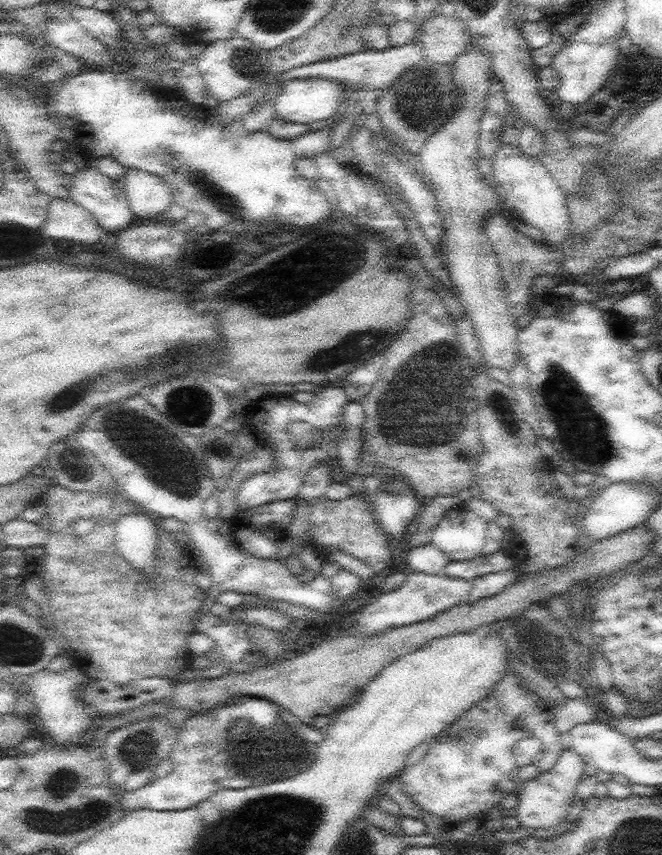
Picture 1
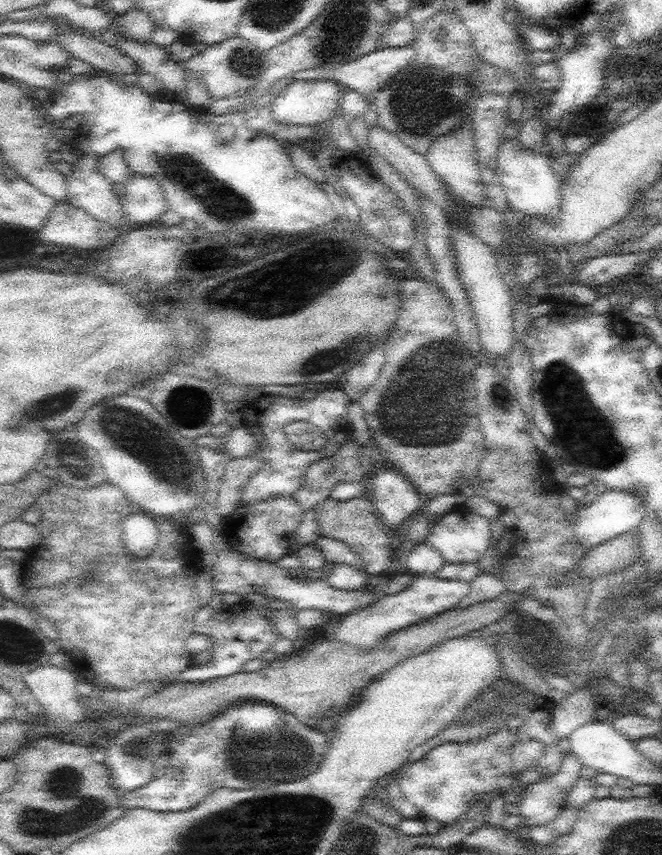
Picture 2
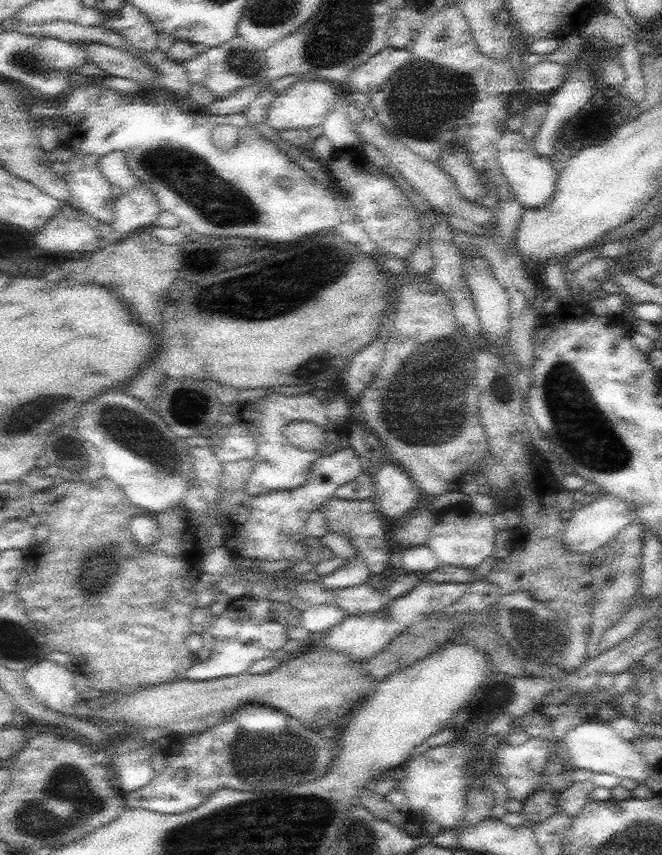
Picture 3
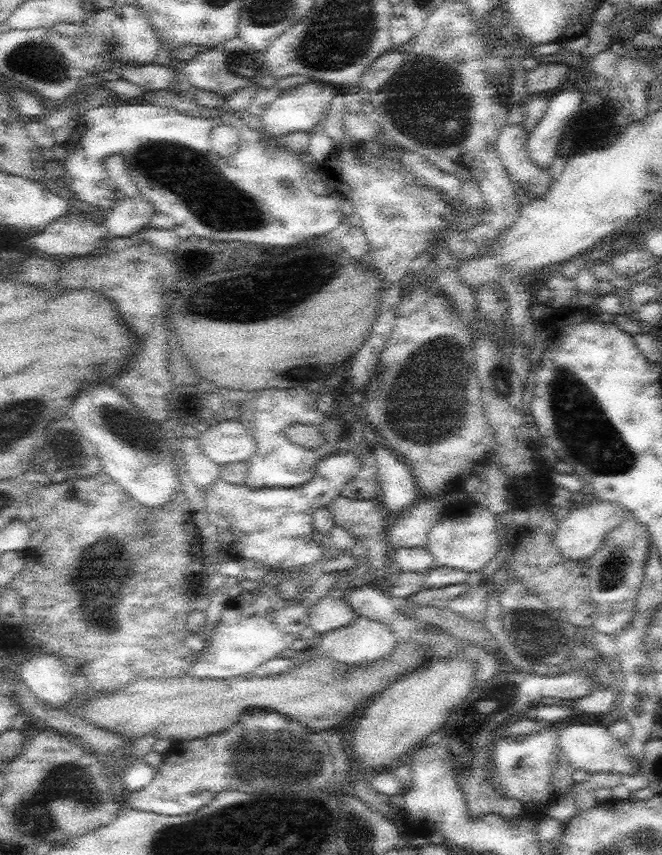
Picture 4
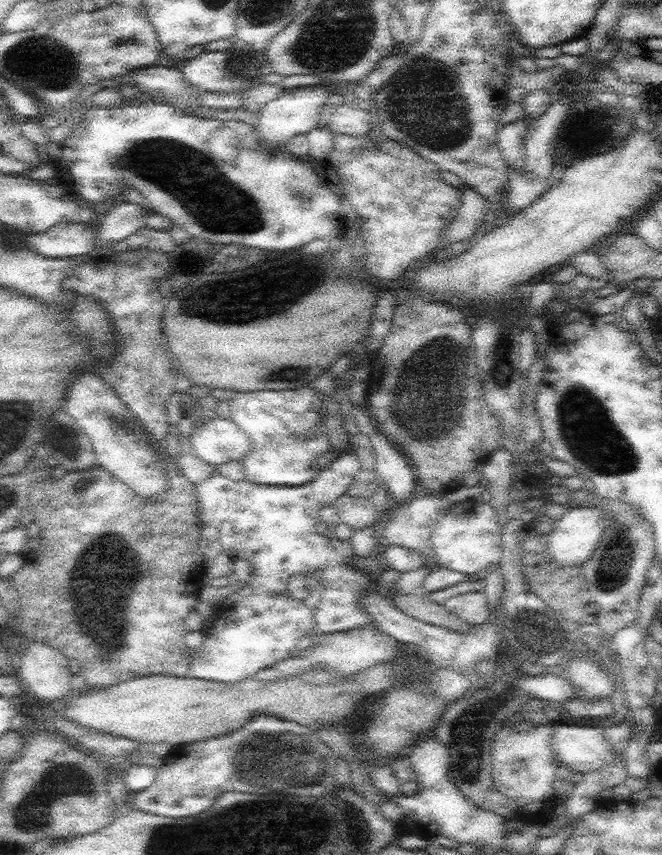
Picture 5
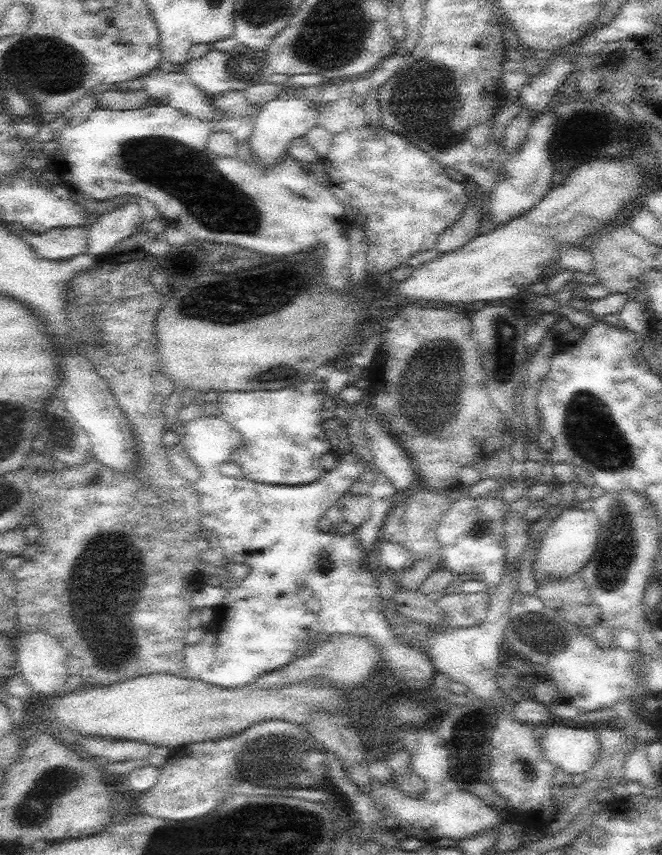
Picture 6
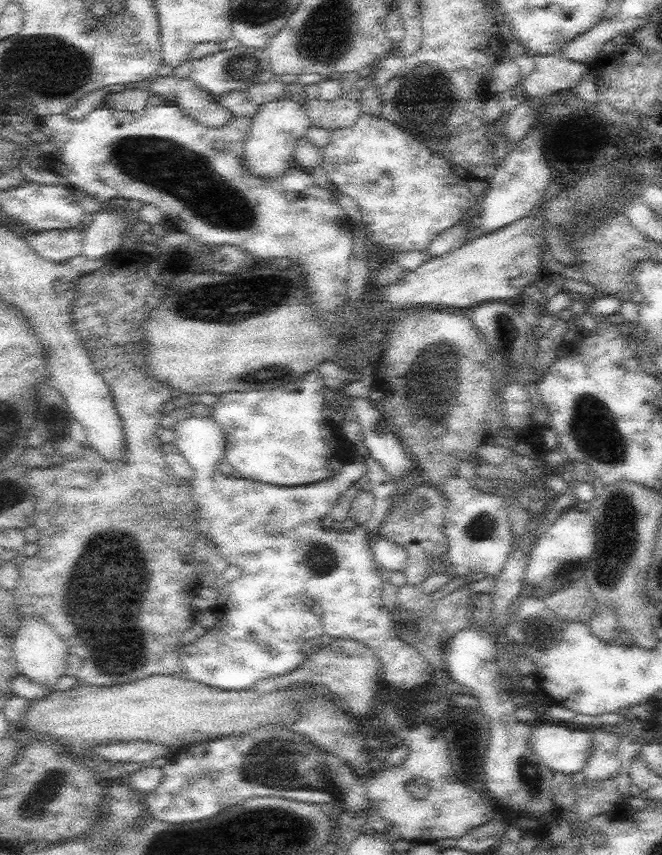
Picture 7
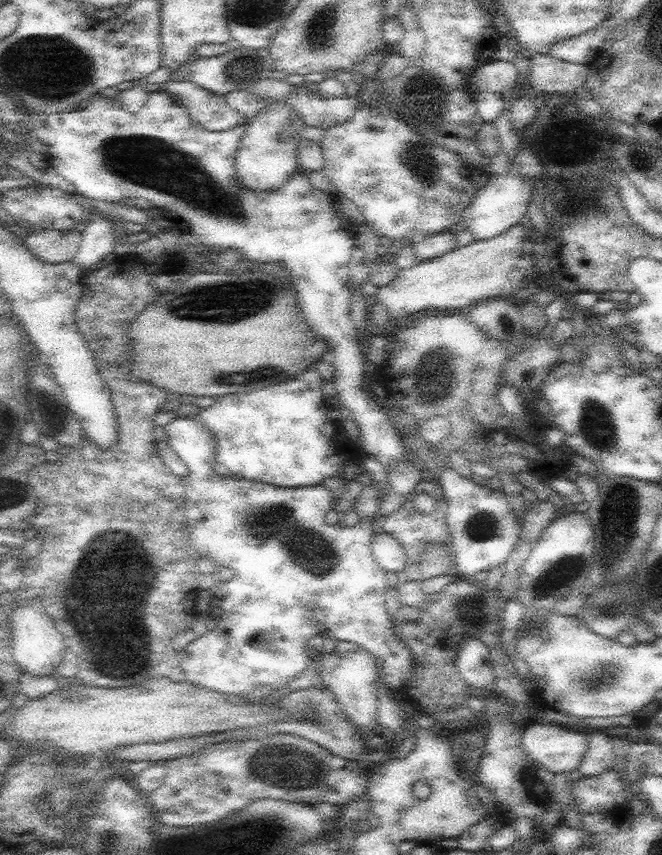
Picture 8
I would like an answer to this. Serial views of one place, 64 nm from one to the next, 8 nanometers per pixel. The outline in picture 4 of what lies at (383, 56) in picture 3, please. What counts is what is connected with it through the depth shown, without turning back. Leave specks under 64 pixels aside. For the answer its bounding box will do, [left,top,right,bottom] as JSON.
[357,48,407,96]

